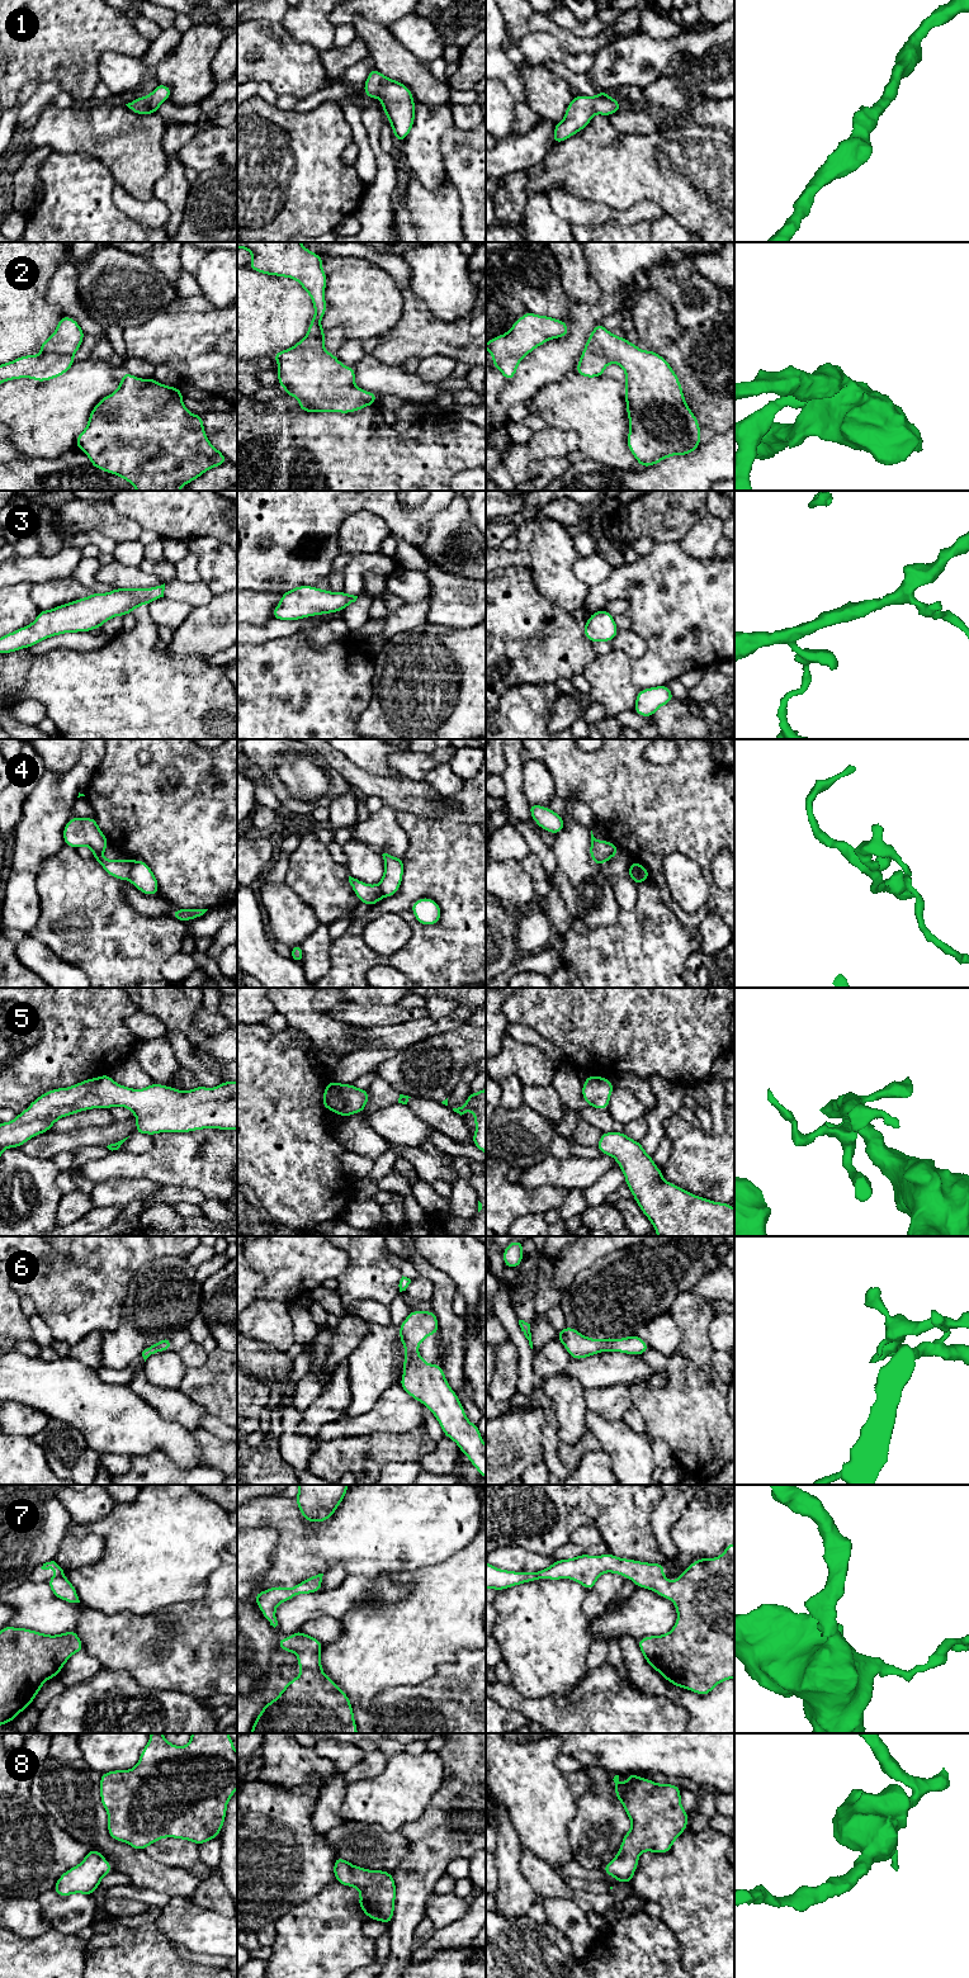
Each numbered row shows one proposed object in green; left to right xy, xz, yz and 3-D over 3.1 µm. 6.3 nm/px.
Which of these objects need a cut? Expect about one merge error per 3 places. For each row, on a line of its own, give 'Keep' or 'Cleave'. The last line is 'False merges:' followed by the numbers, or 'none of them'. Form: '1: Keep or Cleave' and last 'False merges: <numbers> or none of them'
1: Keep
2: Cleave
3: Keep
4: Cleave
5: Keep
6: Keep
7: Keep
8: Keep
False merges: 2, 4

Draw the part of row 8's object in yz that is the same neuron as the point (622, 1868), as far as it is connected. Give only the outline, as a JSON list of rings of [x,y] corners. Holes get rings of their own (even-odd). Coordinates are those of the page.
[[[627,1774],[628,1781],[619,1783],[619,1775],[614,1776],[615,1798],[620,1800],[632,1828],[624,1835],[620,1849],[615,1858],[601,1869],[614,1877],[619,1883],[630,1883],[642,1851],[666,1854],[671,1850],[675,1840],[686,1830],[689,1814],[681,1806],[681,1788],[672,1784],[657,1784],[651,1779],[639,1778],[637,1774]]]

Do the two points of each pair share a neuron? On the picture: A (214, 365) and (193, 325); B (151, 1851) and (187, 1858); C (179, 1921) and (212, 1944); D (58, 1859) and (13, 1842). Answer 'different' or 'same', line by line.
A: same
B: same
C: same
D: same

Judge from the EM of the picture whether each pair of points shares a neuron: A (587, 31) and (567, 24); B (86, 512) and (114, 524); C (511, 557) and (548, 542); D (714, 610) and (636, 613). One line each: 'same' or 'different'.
A: same
B: same
C: different
D: same

